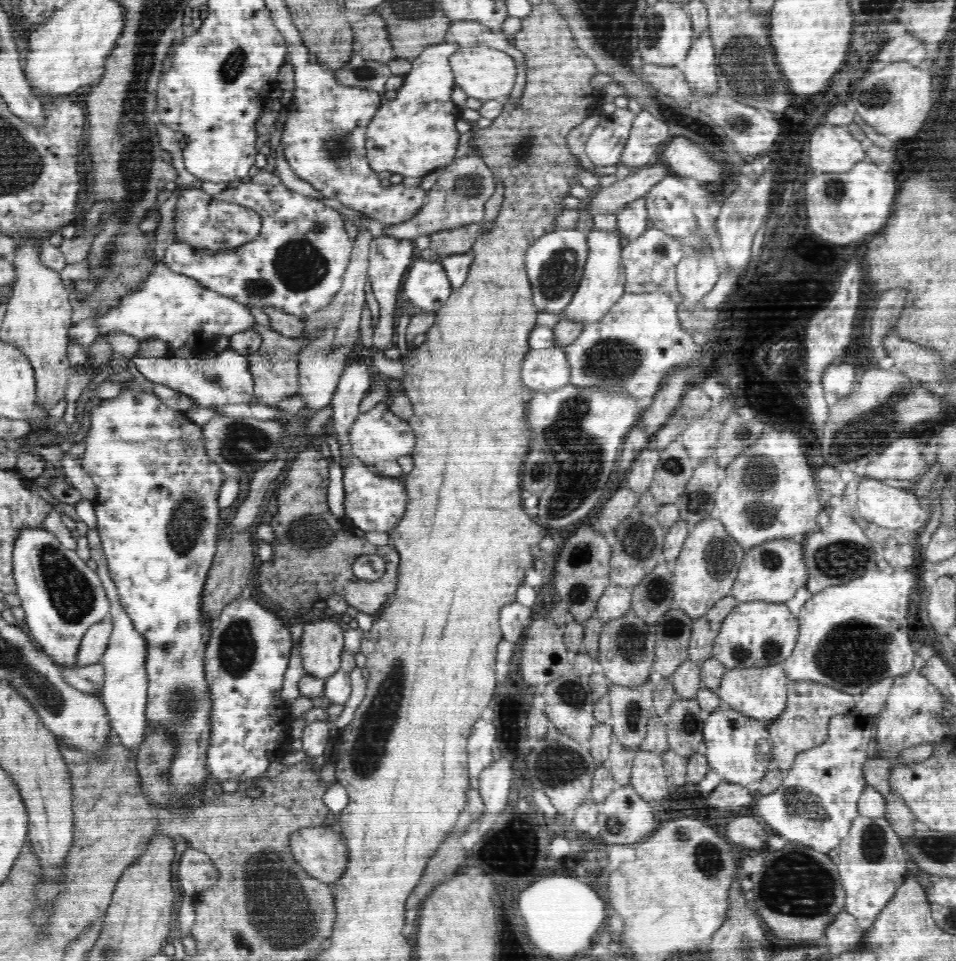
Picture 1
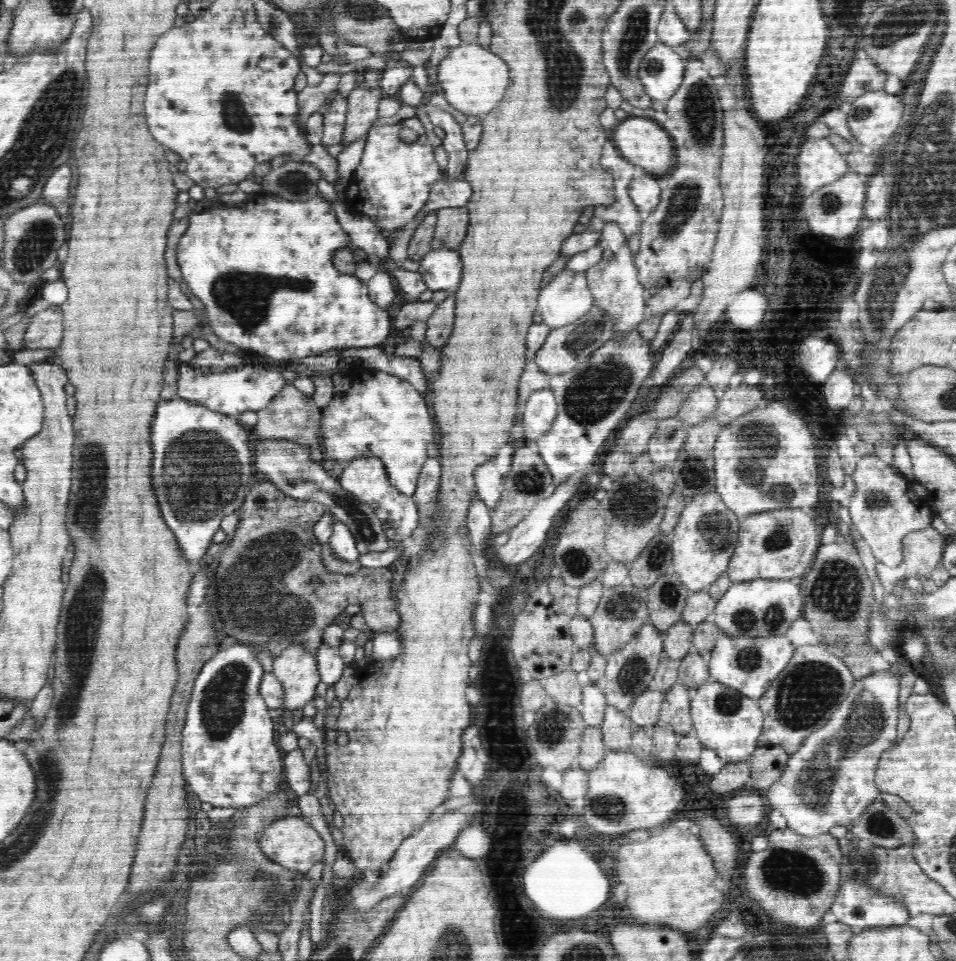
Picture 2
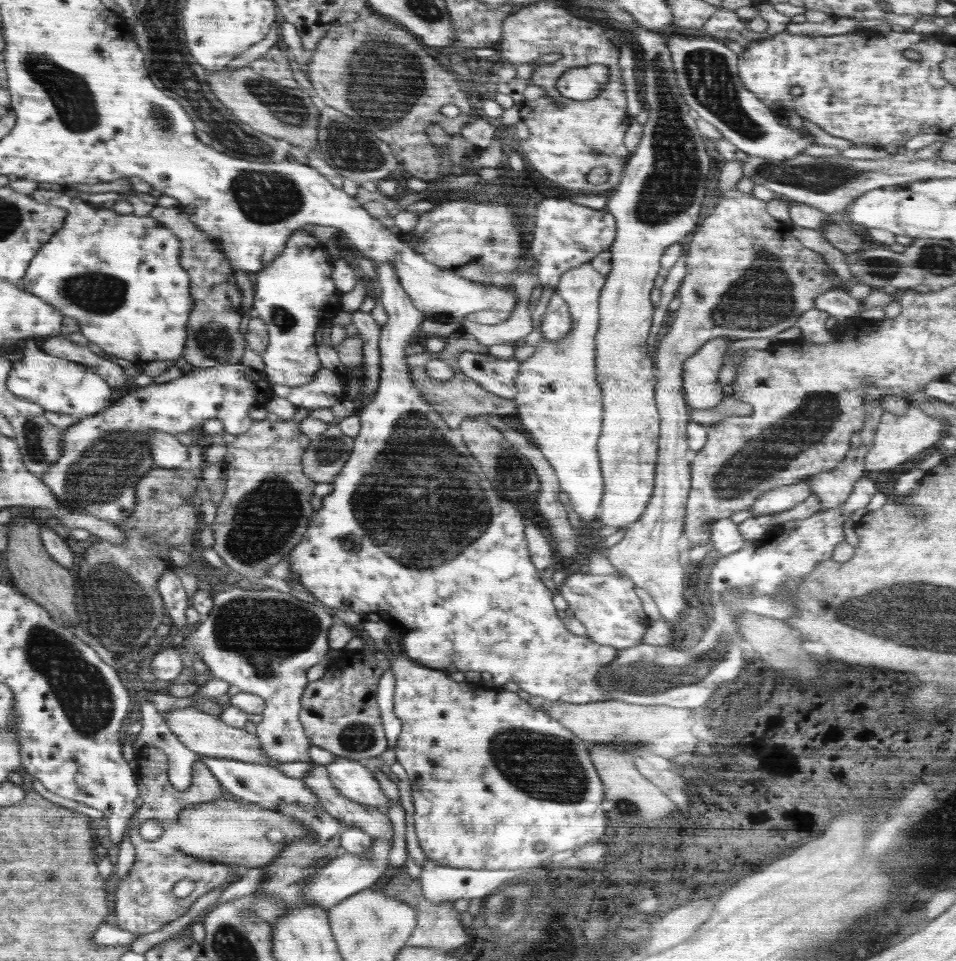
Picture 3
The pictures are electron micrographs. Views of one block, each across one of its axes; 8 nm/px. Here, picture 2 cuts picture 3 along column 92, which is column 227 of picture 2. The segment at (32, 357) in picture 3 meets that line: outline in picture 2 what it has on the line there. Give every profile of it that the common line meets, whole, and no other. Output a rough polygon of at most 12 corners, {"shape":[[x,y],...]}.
{"shape":[[178,361],[177,396],[237,418],[289,386],[277,366],[197,372]]}

